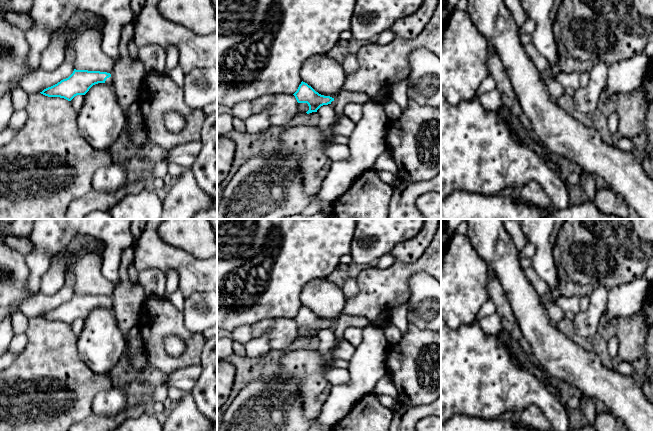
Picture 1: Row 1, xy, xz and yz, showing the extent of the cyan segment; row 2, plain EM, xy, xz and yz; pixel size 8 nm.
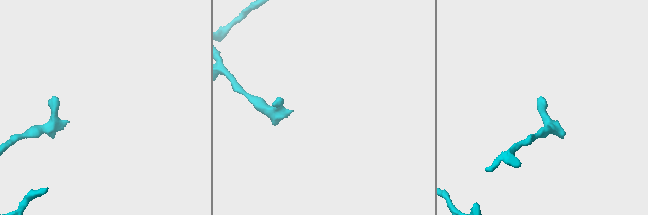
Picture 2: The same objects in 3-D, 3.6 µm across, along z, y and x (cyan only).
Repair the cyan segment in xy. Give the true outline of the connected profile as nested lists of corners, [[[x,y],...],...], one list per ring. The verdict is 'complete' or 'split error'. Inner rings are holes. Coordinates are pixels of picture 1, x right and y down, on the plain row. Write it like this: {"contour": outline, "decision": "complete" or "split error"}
{"contour": [[[74,293],[68,302],[44,313],[40,317],[48,321],[60,321],[71,325],[77,319],[85,319],[93,309],[98,307],[112,308],[111,298]]], "decision": "split error"}

